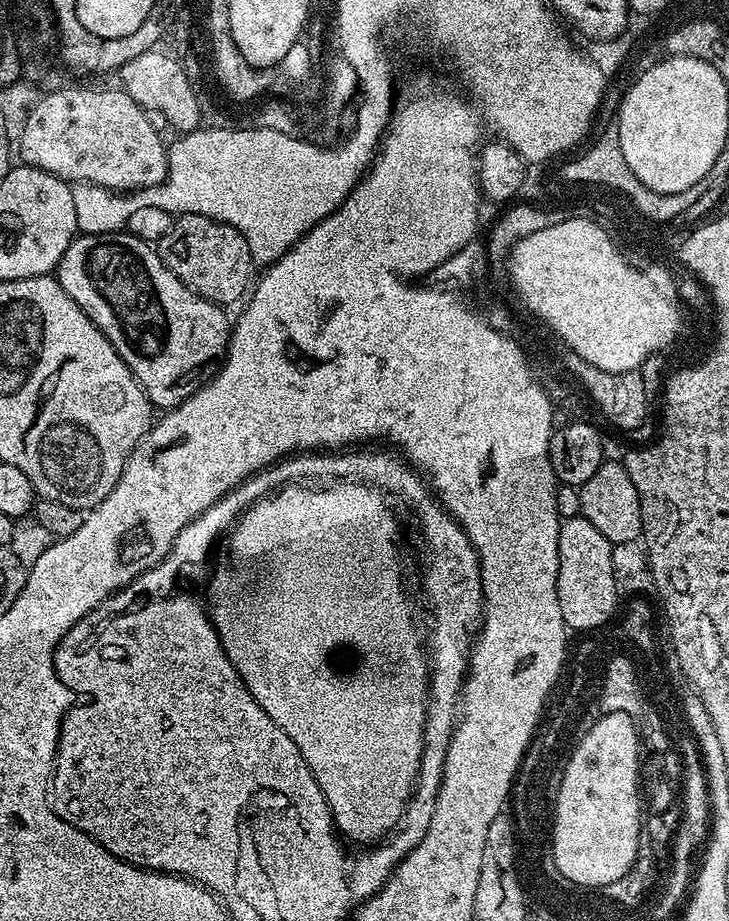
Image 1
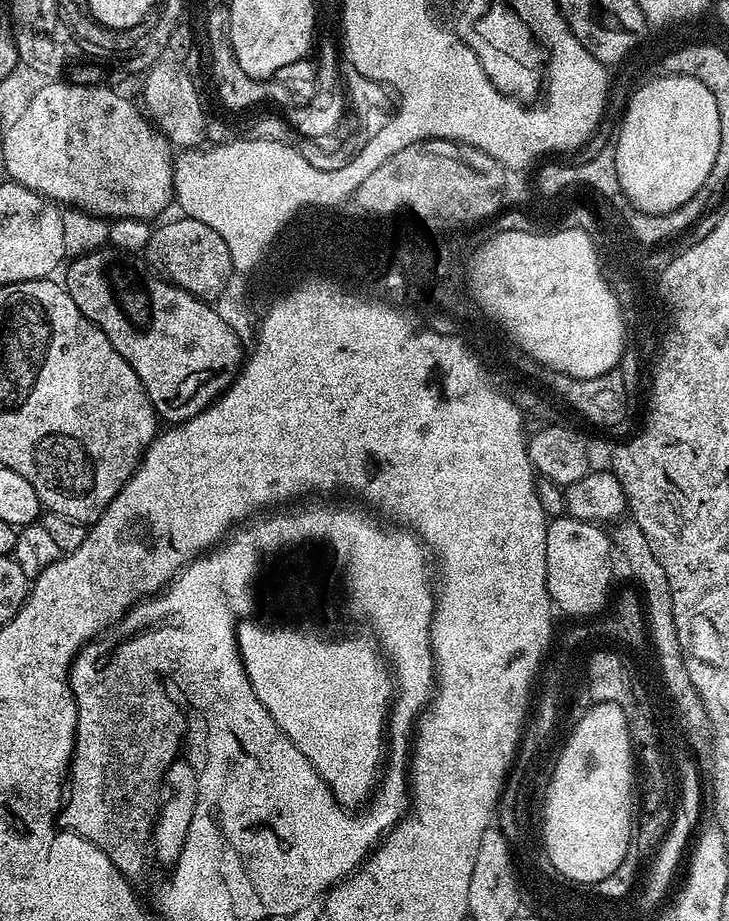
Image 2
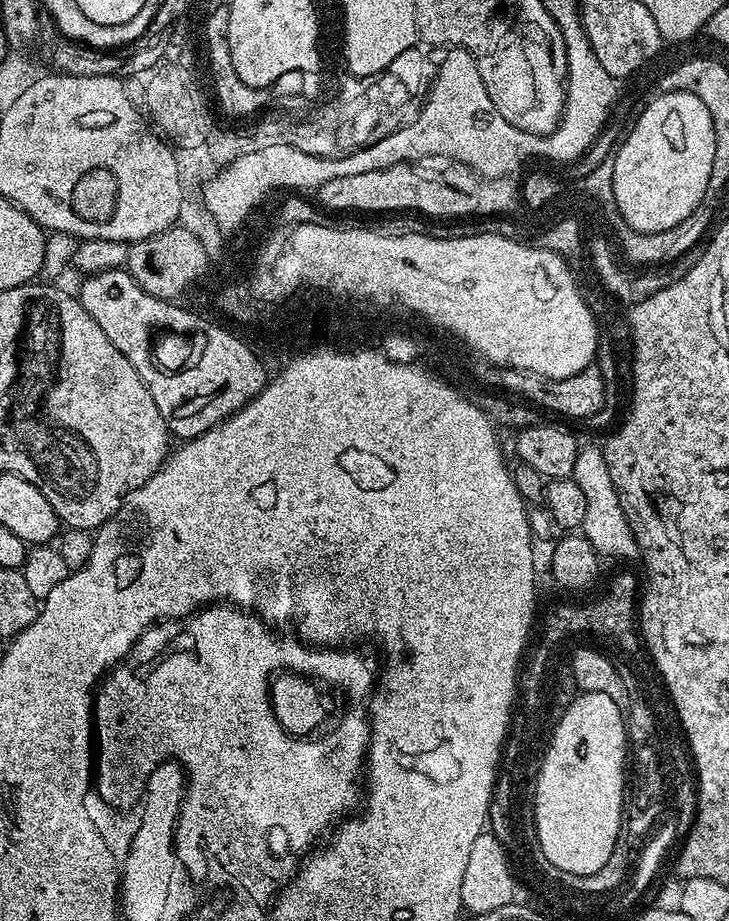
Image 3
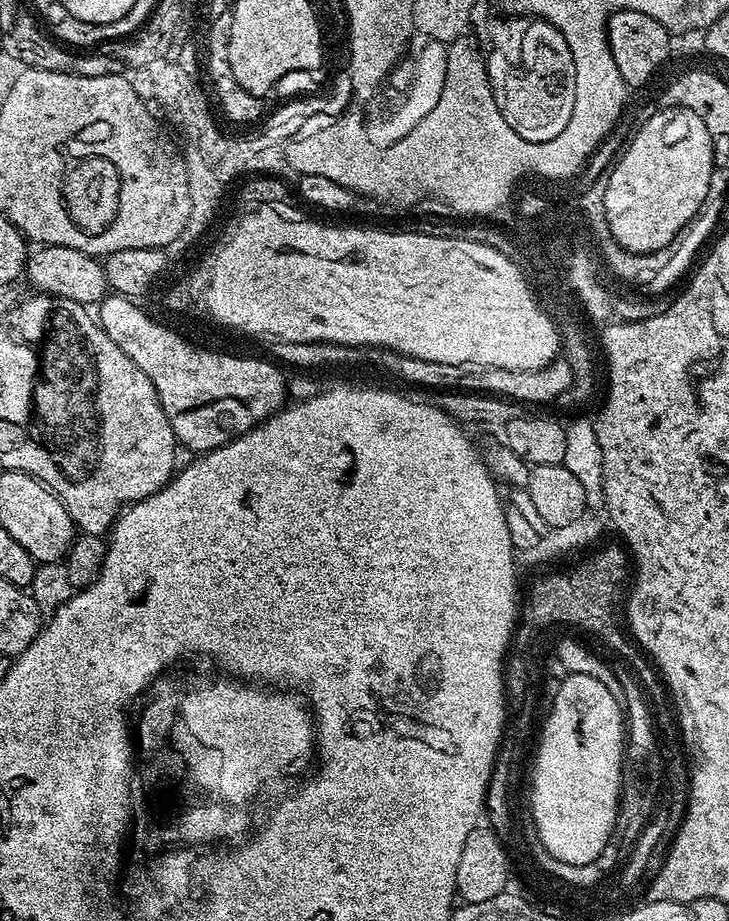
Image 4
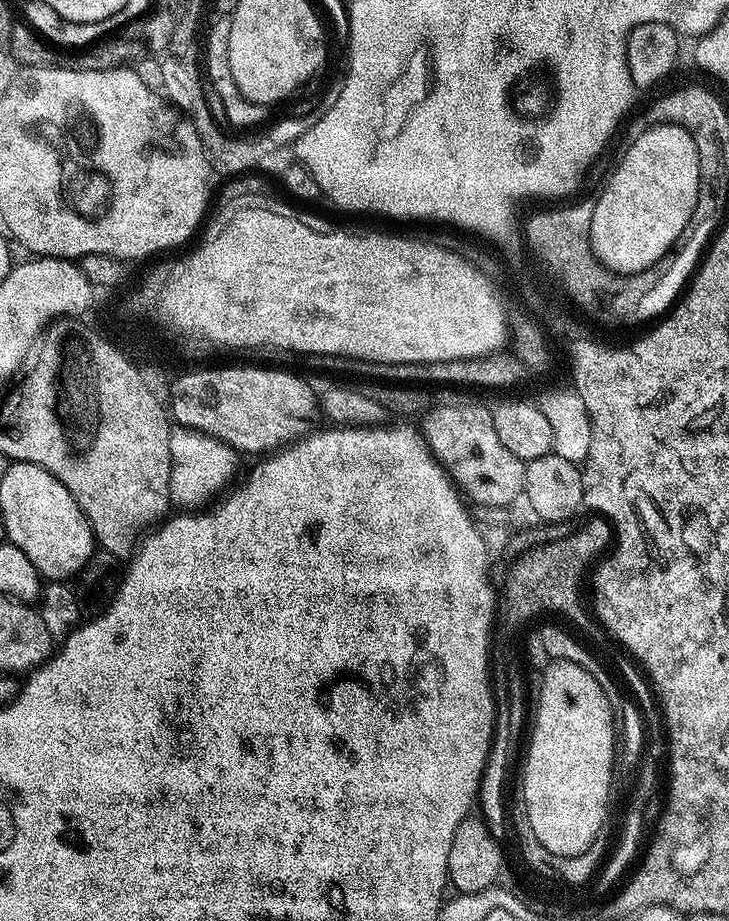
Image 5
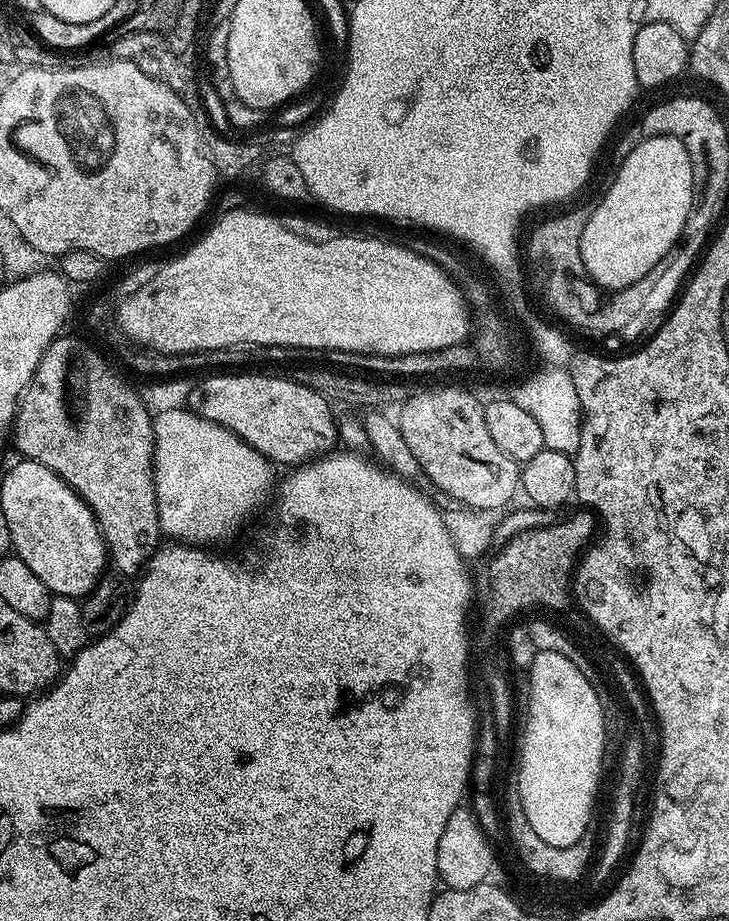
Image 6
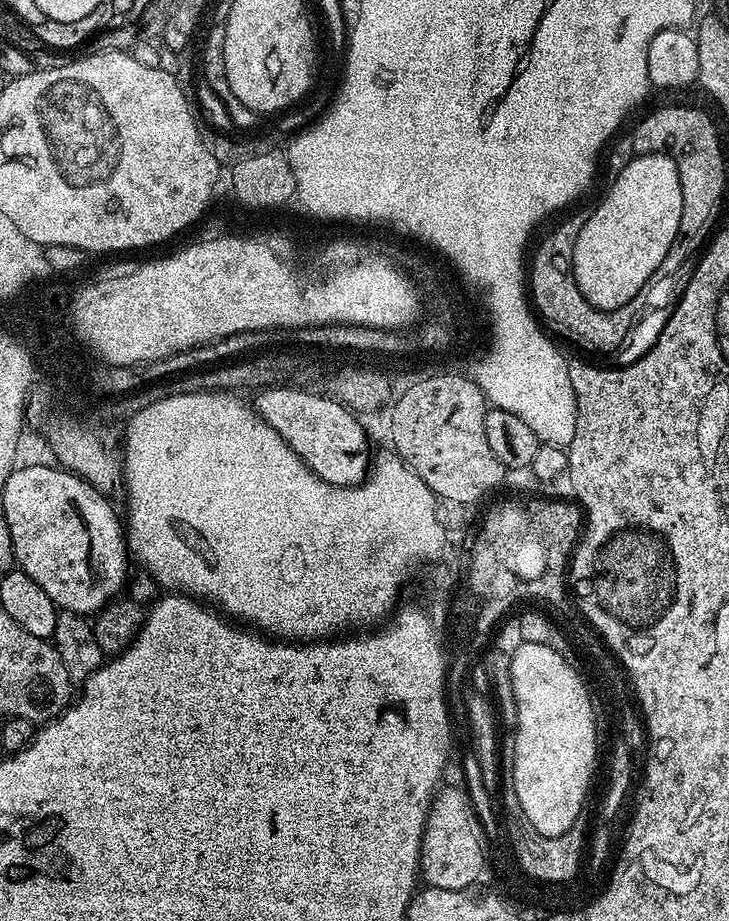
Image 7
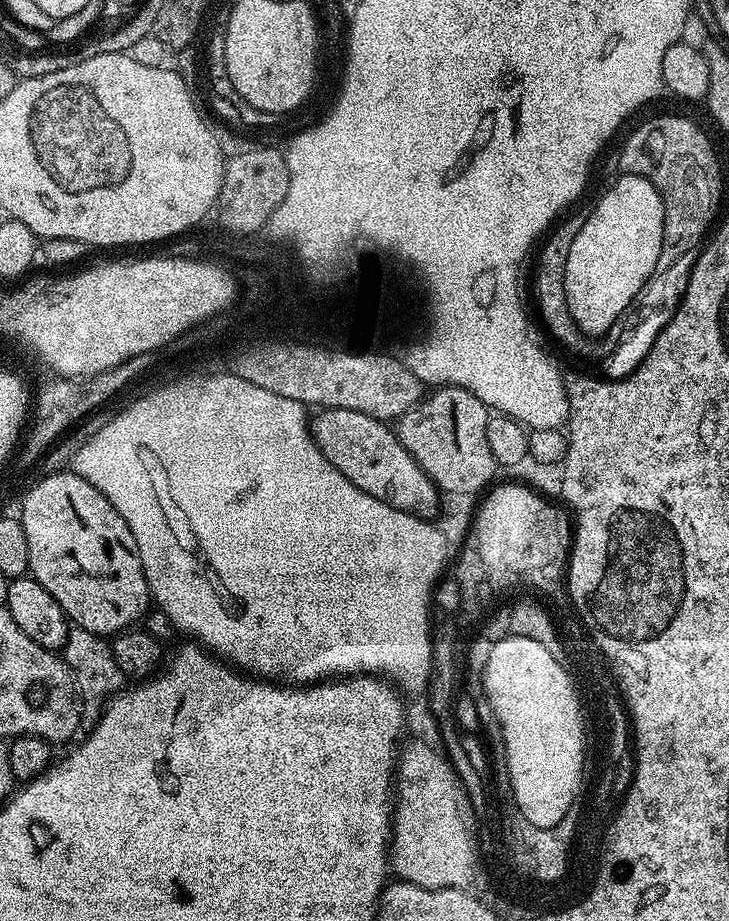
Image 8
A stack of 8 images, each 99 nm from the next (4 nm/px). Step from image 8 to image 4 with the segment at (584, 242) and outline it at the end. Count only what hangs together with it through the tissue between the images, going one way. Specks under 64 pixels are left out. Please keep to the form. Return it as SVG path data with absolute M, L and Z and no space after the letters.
M661 107L637 130L636 137L607 175L605 216L617 242L628 244L628 248L634 250L664 244L664 240L692 216L696 204L700 204L700 196L704 196L704 188L708 188L708 136L704 136L704 124L700 124L692 112L668 112Z

